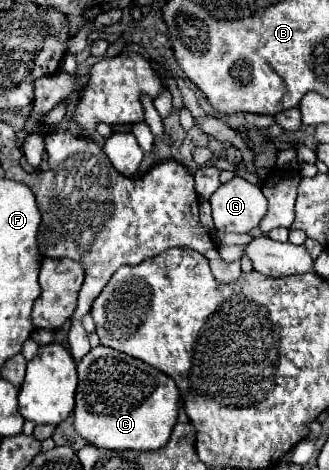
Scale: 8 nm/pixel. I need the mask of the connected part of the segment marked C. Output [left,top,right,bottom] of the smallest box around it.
[74,346,180,450]

